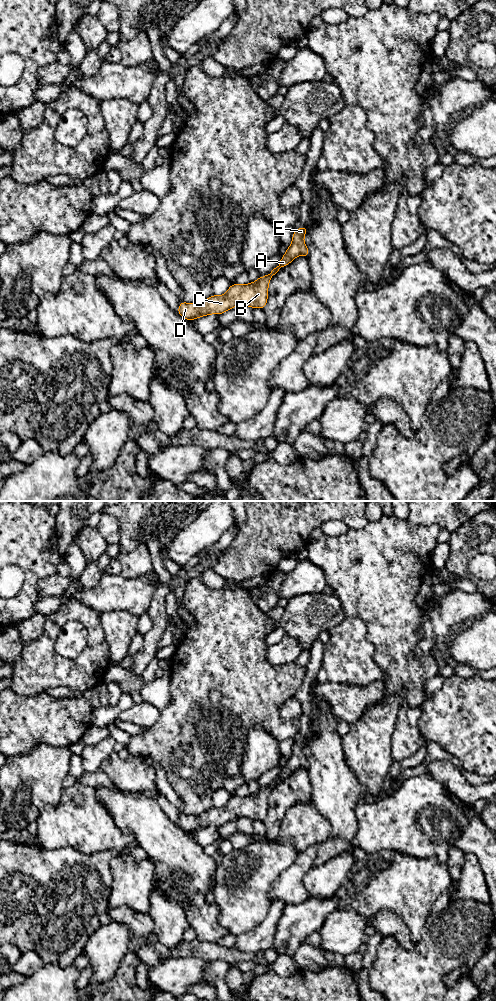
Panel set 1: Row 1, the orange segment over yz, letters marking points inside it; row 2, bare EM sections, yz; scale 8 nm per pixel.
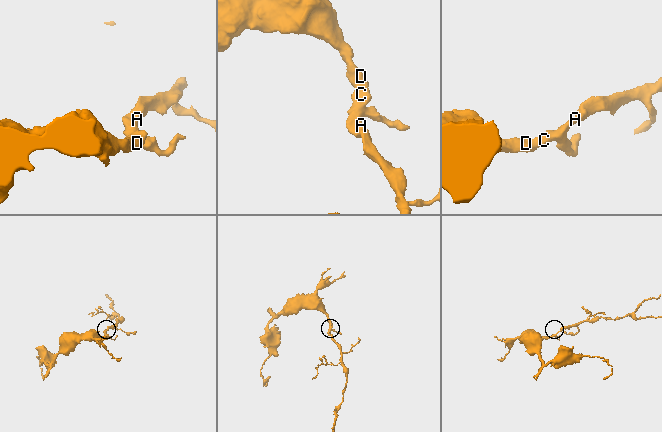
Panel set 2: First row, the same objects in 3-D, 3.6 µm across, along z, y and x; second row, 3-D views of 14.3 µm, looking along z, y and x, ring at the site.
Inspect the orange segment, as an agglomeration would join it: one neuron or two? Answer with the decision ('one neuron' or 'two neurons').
one neuron

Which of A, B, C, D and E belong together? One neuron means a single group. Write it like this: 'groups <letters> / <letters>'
groups A B C D E

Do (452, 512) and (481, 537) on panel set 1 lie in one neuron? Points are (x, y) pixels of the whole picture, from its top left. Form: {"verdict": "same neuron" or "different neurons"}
{"verdict": "different neurons"}

